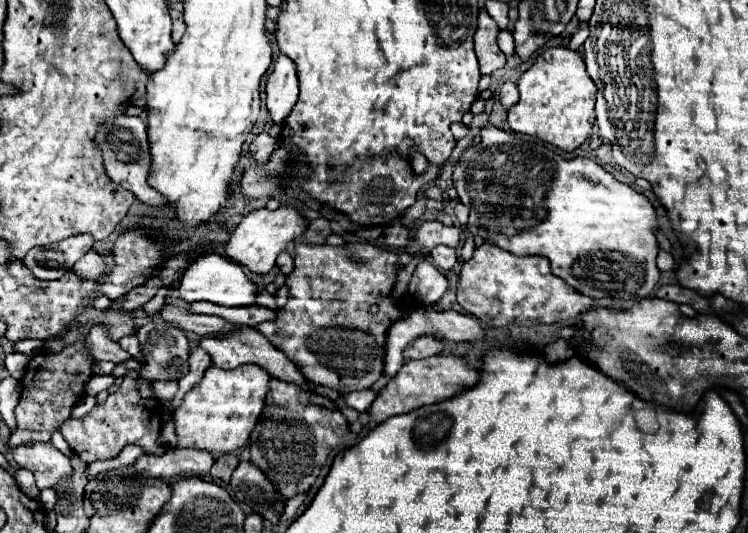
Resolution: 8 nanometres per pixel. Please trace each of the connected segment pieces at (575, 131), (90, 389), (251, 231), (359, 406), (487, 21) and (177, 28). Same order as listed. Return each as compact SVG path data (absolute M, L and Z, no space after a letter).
M551 47L537 57L517 81L521 99L509 109L507 121L511 131L537 137L553 147L573 153L593 133L595 93L597 87L585 71L583 57L567 47Z
M93 375L91 383L87 383L87 395L97 395L105 389L109 389L115 383L113 375Z
M281 205L277 211L255 209L235 227L231 239L225 243L225 257L233 263L247 267L251 273L265 275L275 267L277 255L291 243L295 237L305 233L305 217L295 207Z
M367 389L367 391L353 391L353 393L347 393L345 395L345 403L353 409L357 409L359 413L363 411L369 411L369 407L373 405L377 393L373 389Z
M483 9L479 13L479 25L475 33L475 53L479 59L481 75L491 75L505 65L505 55L497 45L497 33L499 33L497 23Z
M171 11L171 19L173 19L173 43L177 43L183 33L185 33L185 23L183 23L183 15L179 11Z

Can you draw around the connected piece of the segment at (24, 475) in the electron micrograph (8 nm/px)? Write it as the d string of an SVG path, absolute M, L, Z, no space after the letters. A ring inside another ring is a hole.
M17 469L15 481L17 481L19 489L21 489L27 497L39 499L39 489L37 489L37 485L35 485L35 477L31 475L31 471L27 471L27 469Z

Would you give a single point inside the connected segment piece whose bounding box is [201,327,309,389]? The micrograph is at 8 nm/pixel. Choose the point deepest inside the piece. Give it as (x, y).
(249, 346)

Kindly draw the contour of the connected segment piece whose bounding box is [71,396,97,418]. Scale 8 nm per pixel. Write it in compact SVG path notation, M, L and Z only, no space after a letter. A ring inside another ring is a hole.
M88 396L81 400L72 410L72 417L80 418L85 416L96 405L96 398Z

